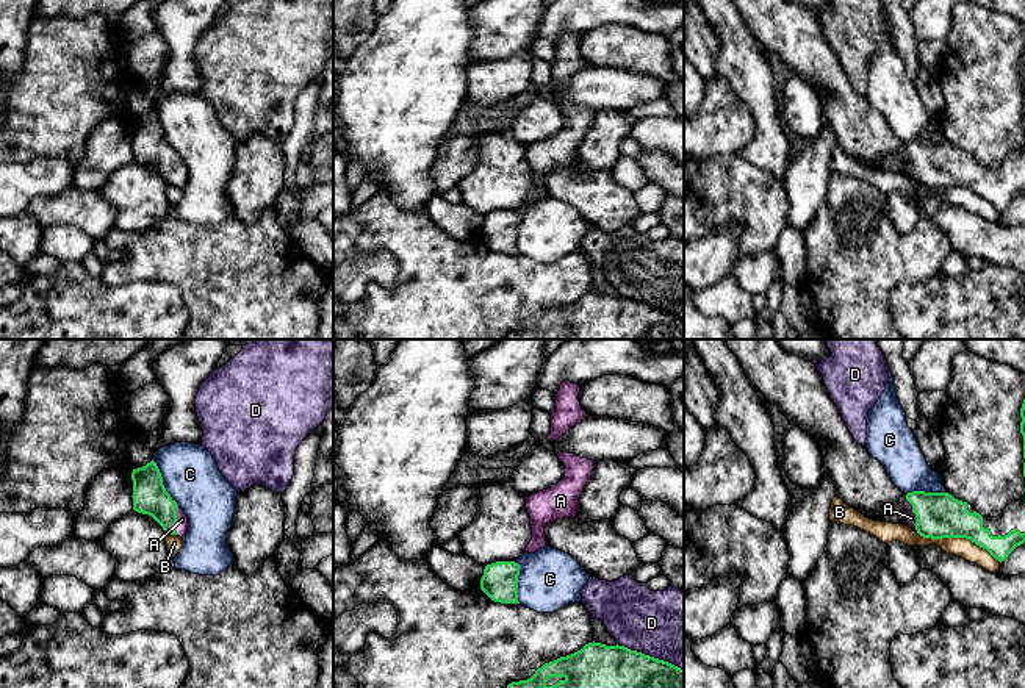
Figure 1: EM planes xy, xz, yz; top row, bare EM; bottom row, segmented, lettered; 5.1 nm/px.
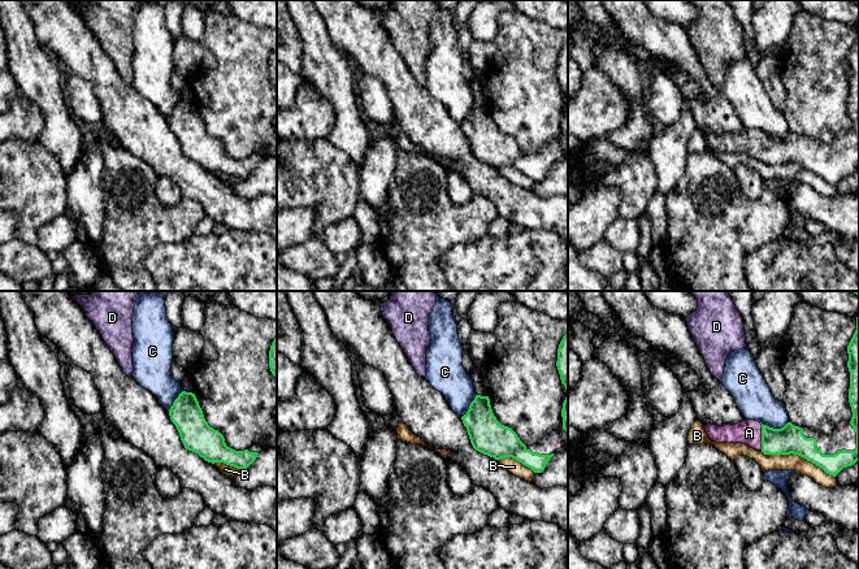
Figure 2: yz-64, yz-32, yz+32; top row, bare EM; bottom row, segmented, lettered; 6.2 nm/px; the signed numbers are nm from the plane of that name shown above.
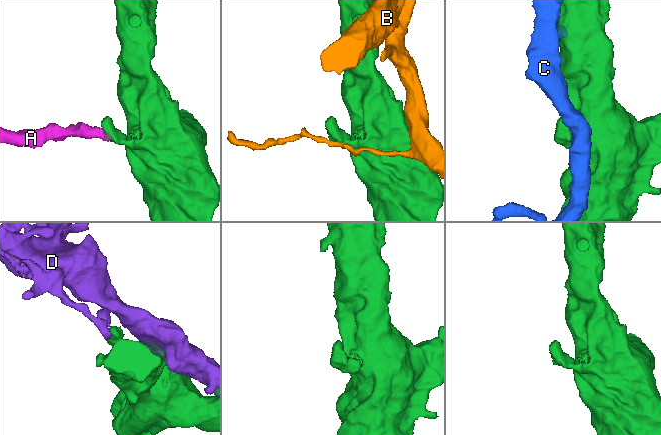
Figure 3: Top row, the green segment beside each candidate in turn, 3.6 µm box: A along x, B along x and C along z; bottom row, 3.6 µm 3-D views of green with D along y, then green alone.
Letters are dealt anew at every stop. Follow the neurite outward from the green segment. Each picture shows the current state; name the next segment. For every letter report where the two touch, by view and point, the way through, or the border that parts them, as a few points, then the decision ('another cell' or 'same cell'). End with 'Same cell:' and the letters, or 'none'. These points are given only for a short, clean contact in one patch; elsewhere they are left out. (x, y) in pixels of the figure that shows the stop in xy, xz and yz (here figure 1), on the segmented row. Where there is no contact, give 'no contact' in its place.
A: contact xy (176, 519); way xy (151, 498), (176, 519), (182, 519); same cell
B: contact yz (958, 537); another cell
C: contact xy (161, 483); another cell
D: contact xz (648, 655); another cell
Same cell: A

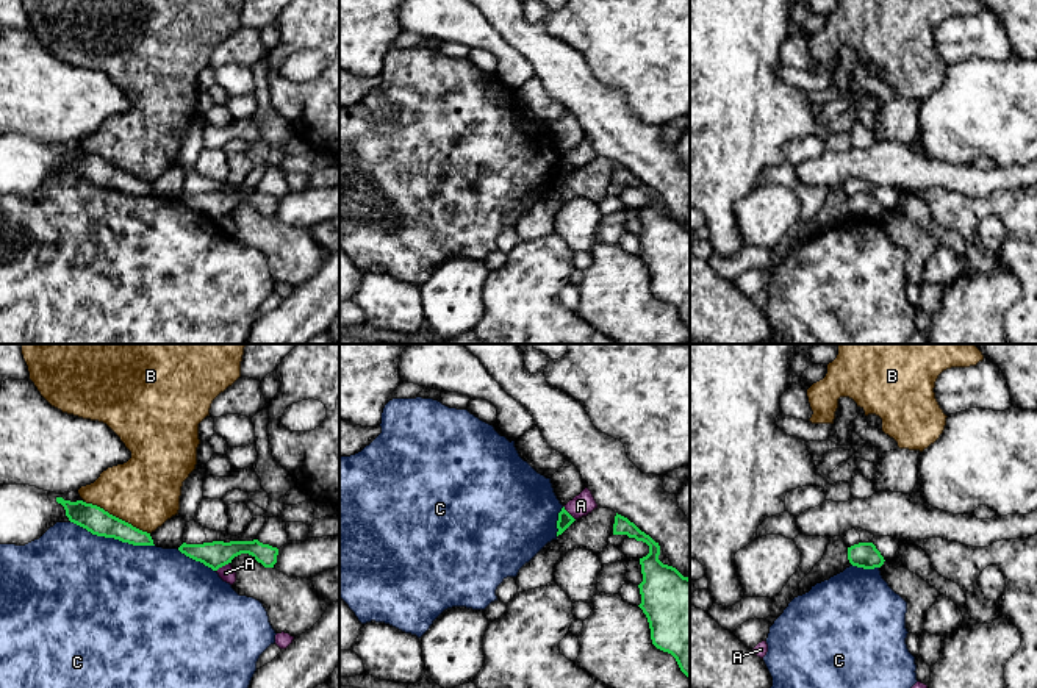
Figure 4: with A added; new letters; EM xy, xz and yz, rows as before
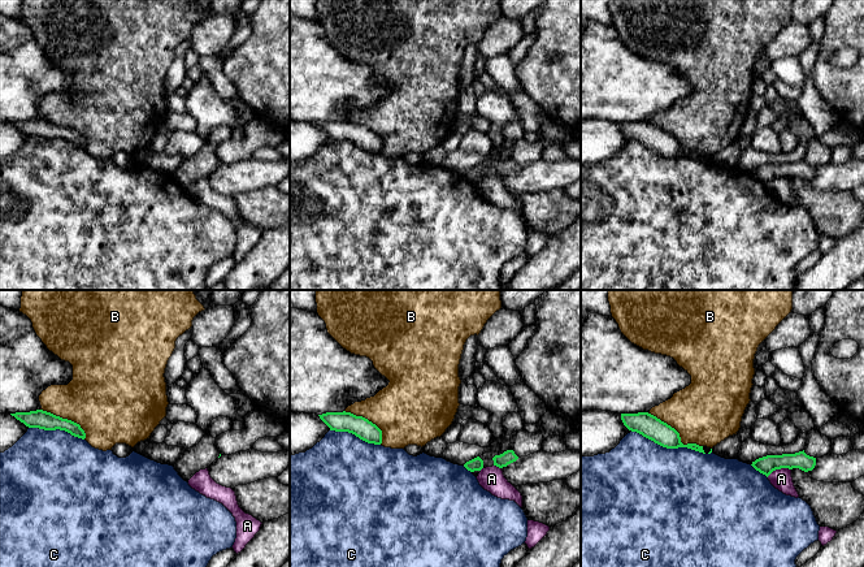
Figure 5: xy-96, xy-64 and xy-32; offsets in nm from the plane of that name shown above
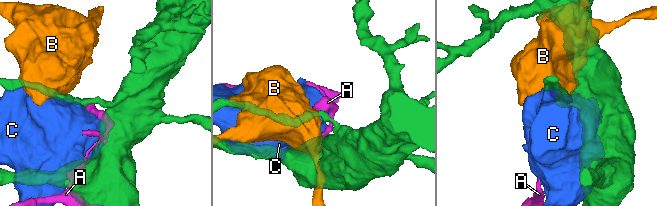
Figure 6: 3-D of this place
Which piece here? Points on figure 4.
A: contact xy (222, 565); border xy (229, 562), (216, 571); another cell
B: contact xy (118, 518); another cell
C: contact xy (113, 537); another cell
Same cell: none

